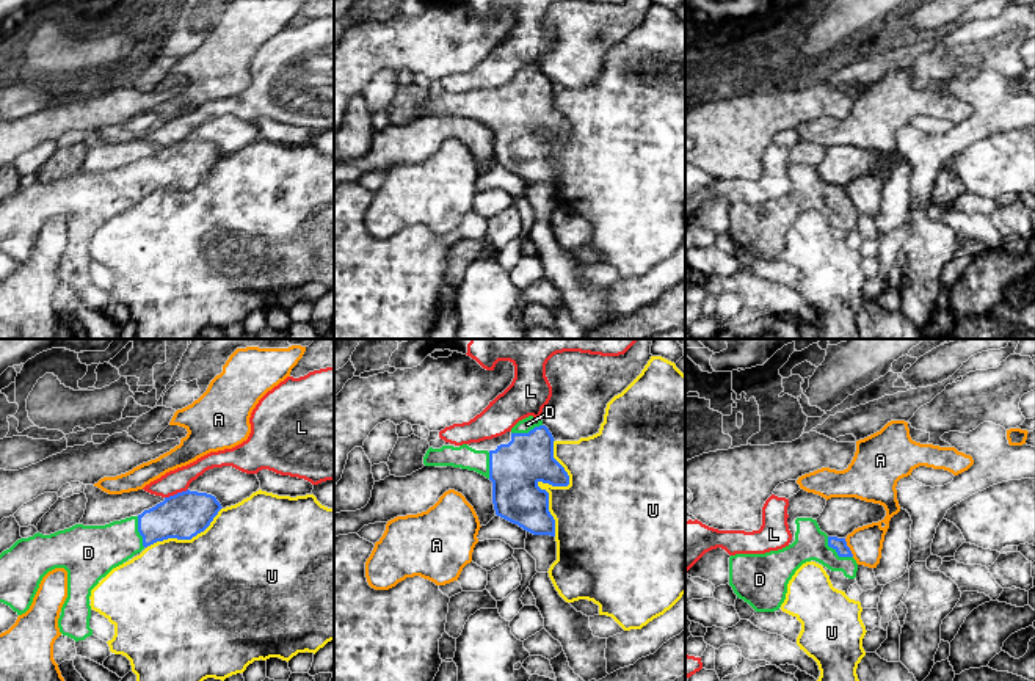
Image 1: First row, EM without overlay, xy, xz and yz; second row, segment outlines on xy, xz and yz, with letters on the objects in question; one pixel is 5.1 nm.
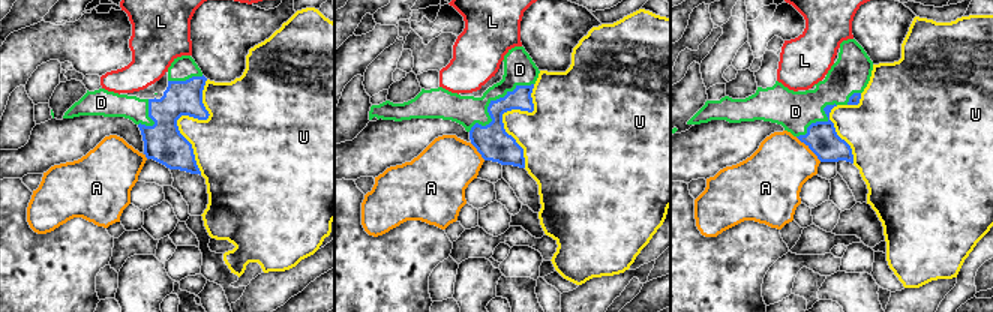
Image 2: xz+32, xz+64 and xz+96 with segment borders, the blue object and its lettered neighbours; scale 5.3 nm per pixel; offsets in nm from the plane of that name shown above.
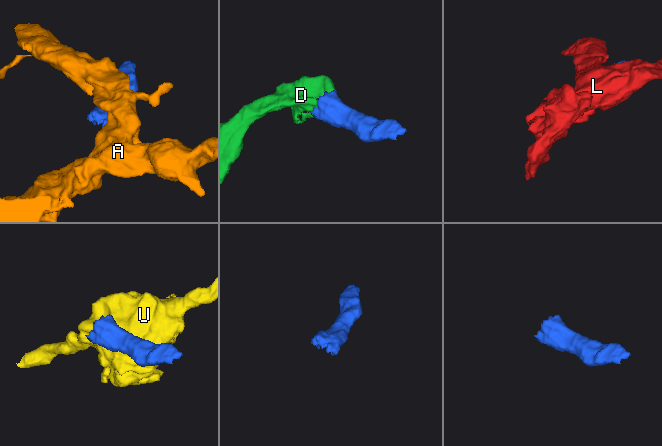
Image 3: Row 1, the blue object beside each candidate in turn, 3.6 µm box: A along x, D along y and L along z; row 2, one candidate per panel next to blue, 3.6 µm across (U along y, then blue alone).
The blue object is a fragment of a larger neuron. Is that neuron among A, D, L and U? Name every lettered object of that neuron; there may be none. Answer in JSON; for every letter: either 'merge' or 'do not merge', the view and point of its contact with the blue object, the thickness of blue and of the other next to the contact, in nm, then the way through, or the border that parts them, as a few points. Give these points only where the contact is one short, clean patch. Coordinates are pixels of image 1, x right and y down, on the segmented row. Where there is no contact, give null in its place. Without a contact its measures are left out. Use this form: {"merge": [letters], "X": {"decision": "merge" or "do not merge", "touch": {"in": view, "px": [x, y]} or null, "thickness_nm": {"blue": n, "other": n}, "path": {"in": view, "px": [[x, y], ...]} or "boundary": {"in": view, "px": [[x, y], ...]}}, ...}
{"merge": ["D"], "A": {"decision": "do not merge", "touch": {"in": "yz", "px": [849, 548]}, "thickness_nm": {"blue": 70, "other": 170}, "boundary": {"in": "yz", "px": [[844, 538], [853, 556]]}}, "D": {"decision": "merge", "touch": {"in": "yz", "px": [836, 551]}, "thickness_nm": {"blue": 70, "other": 170}}, "L": {"decision": "do not merge", "touch": {"in": "xy", "px": [177, 493]}, "thickness_nm": {"blue": 240, "other": 120}}, "U": {"decision": "do not merge", "touch": {"in": "xz", "px": [548, 482]}, "thickness_nm": {"blue": 280, "other": 320}}}

